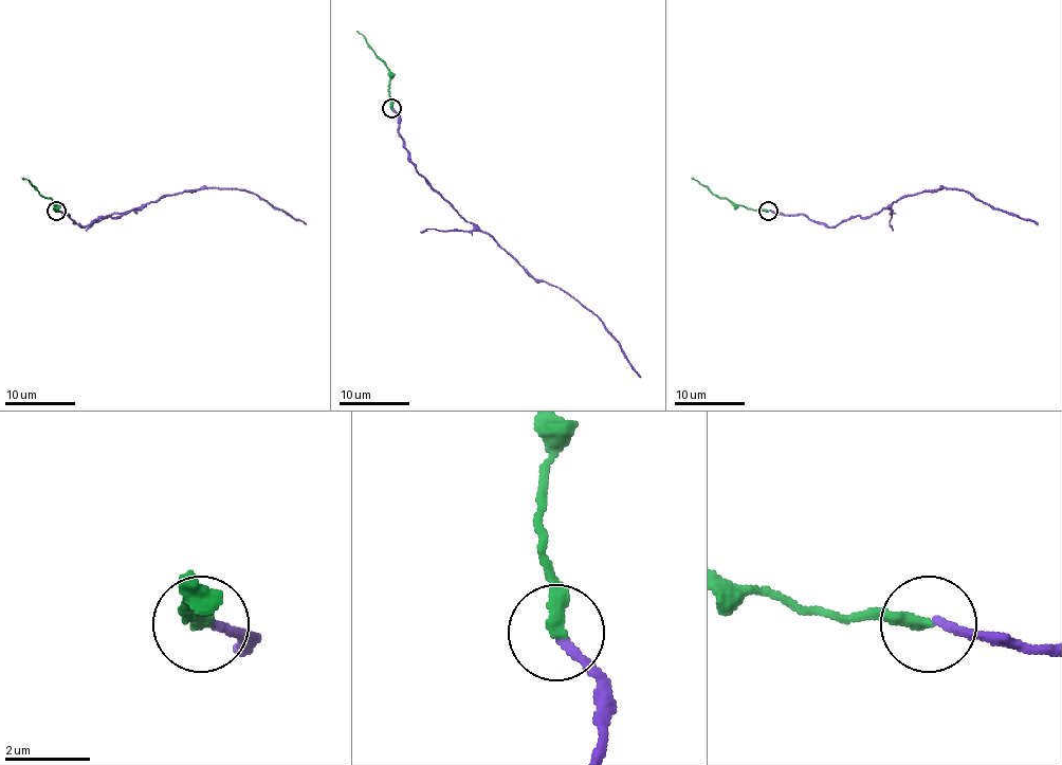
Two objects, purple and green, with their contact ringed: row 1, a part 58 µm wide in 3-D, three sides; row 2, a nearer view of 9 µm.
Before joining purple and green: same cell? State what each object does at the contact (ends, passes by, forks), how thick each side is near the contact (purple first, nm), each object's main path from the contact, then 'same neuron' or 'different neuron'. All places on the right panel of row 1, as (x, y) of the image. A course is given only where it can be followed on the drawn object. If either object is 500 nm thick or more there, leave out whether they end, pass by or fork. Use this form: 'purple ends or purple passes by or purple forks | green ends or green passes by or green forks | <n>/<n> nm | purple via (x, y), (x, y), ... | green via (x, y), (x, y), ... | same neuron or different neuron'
purple ends | green ends | 190/320 nm | purple via (769, 211), (805, 214), (837, 226), (852, 217), (871, 217), (909, 195), (954, 187), (1037, 224) | green via (769, 211), (753, 211), (718, 198), (692, 177) | same neuron

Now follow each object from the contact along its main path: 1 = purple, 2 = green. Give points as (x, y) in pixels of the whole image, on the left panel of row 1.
1: (56, 211), (88, 226), (102, 217), (121, 217), (170, 195), (235, 187), (256, 193), (305, 224)
2: (56, 211), (54, 203), (21, 177)

